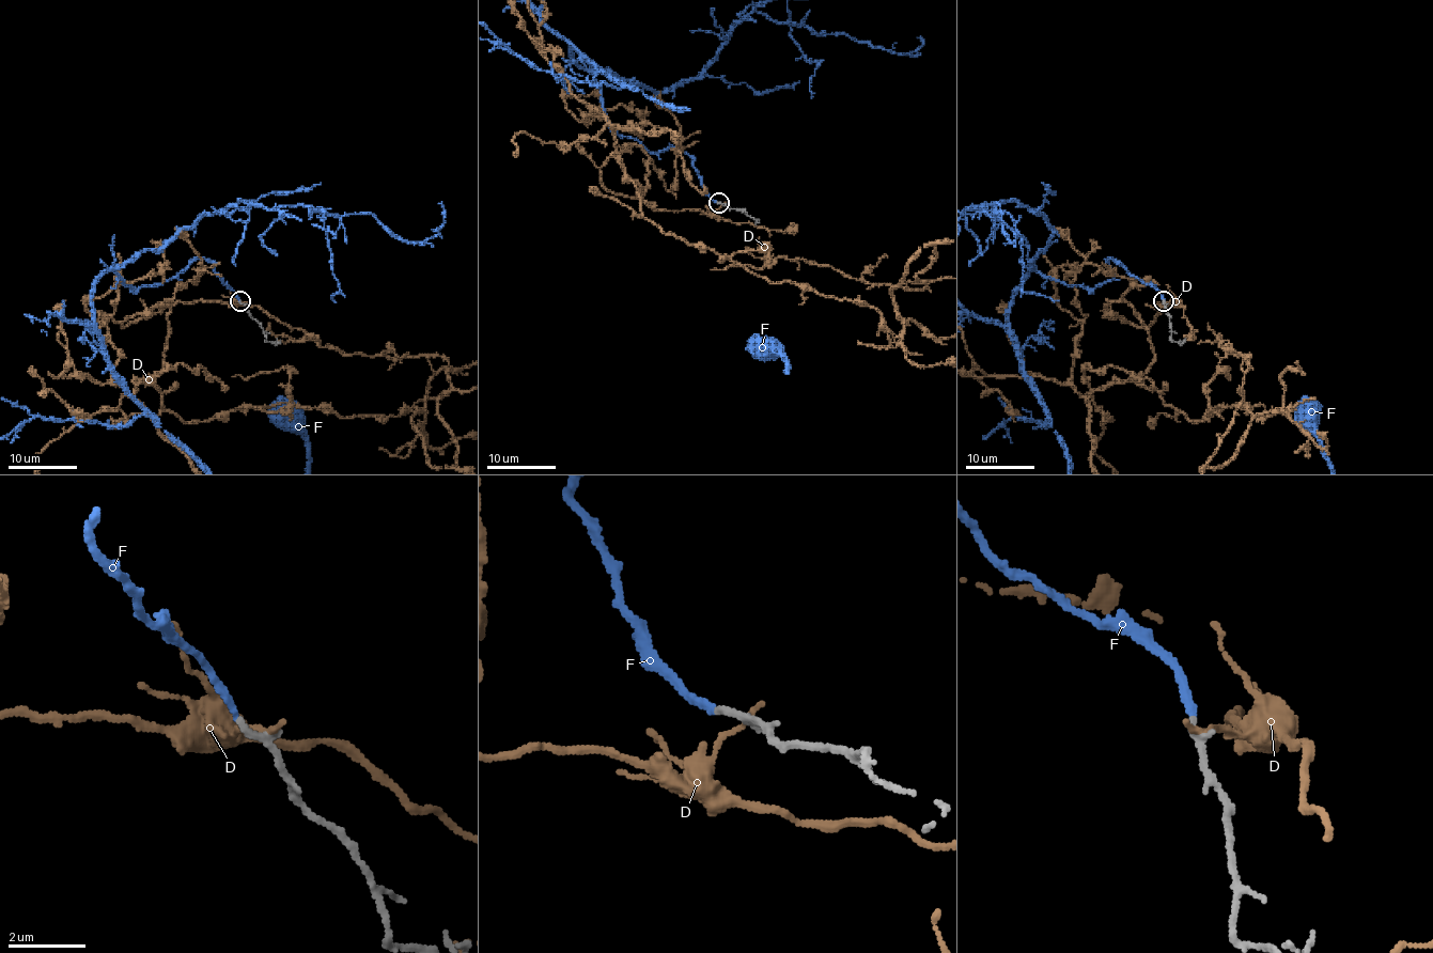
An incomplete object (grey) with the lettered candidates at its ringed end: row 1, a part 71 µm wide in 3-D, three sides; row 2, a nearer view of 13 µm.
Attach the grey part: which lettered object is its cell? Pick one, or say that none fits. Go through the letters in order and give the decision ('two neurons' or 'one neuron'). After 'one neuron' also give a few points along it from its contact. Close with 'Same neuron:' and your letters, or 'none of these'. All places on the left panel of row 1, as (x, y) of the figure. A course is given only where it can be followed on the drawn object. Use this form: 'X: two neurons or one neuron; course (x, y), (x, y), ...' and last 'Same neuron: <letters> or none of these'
D: two neurons
F: one neuron
Same neuron: F

